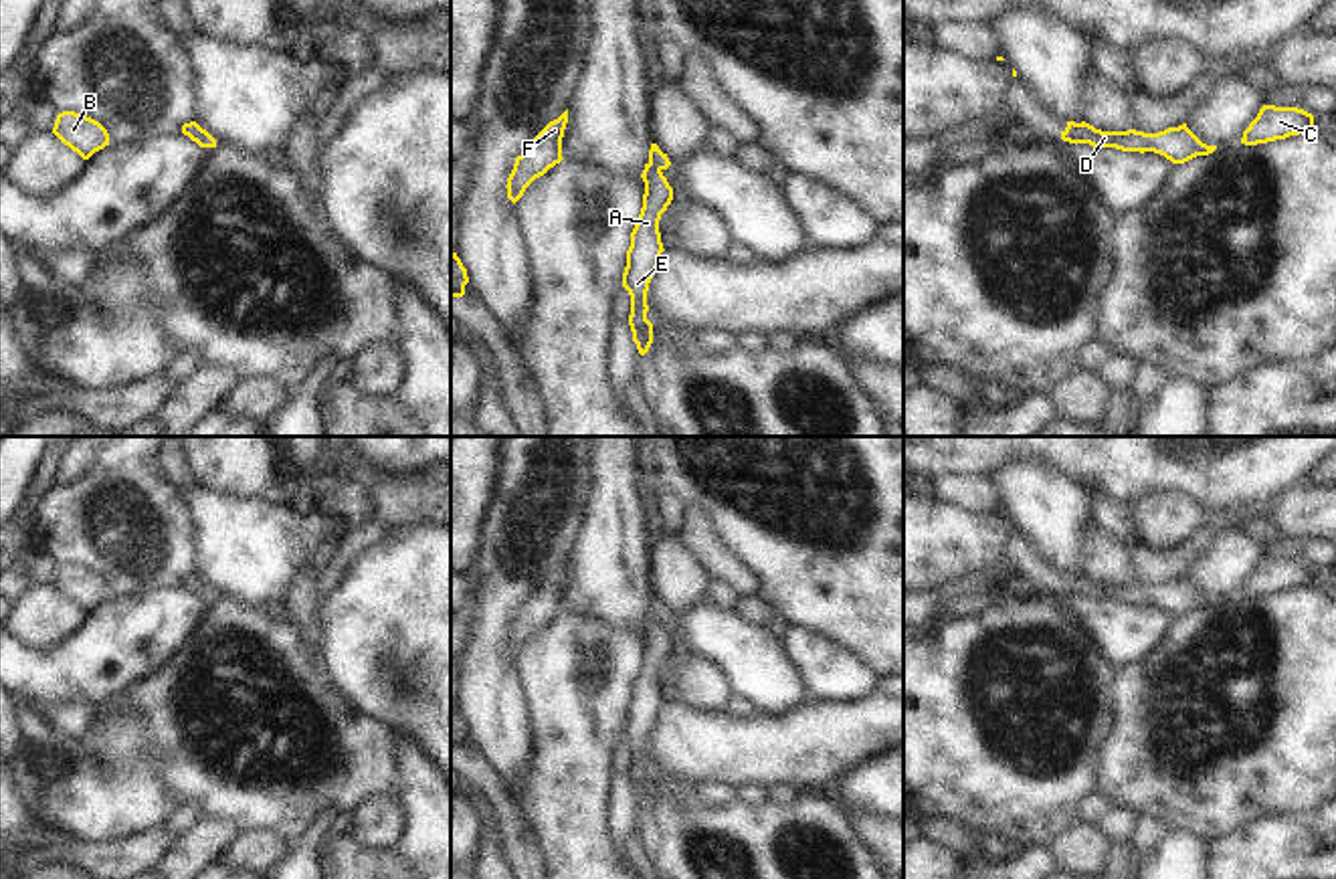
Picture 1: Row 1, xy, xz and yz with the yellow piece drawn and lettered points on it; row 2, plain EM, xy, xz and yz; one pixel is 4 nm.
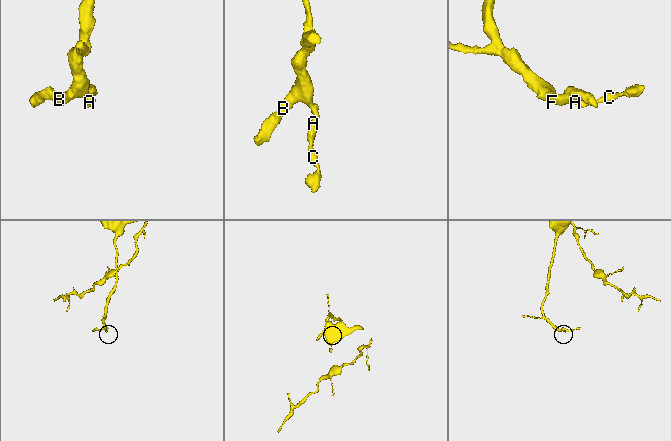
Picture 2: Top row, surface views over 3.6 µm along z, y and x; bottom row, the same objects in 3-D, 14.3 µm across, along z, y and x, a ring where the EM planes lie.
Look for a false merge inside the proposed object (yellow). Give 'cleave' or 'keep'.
keep

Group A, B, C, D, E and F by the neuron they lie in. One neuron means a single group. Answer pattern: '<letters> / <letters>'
A B C D E F

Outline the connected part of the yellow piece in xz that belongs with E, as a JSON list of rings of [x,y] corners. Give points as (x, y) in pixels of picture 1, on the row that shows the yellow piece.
[[[651,143],[649,162],[641,174],[645,182],[643,208],[631,232],[627,267],[623,273],[623,287],[631,295],[629,325],[641,356],[645,356],[653,344],[653,323],[647,319],[647,291],[659,267],[659,257],[665,251],[659,220],[673,200],[673,188],[663,176],[669,166],[667,154],[663,154],[657,143]]]

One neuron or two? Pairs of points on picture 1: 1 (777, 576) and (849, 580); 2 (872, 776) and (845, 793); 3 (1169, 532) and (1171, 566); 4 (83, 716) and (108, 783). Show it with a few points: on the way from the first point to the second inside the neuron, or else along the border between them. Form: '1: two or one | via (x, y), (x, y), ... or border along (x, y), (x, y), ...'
1: one | via (795, 576), (831, 576)
2: one | via (866, 783), (851, 789)
3: two | border along (1205, 514), (1197, 530), (1175, 546), (1140, 544)
4: two | border along (100, 706), (100, 718), (79, 740)

